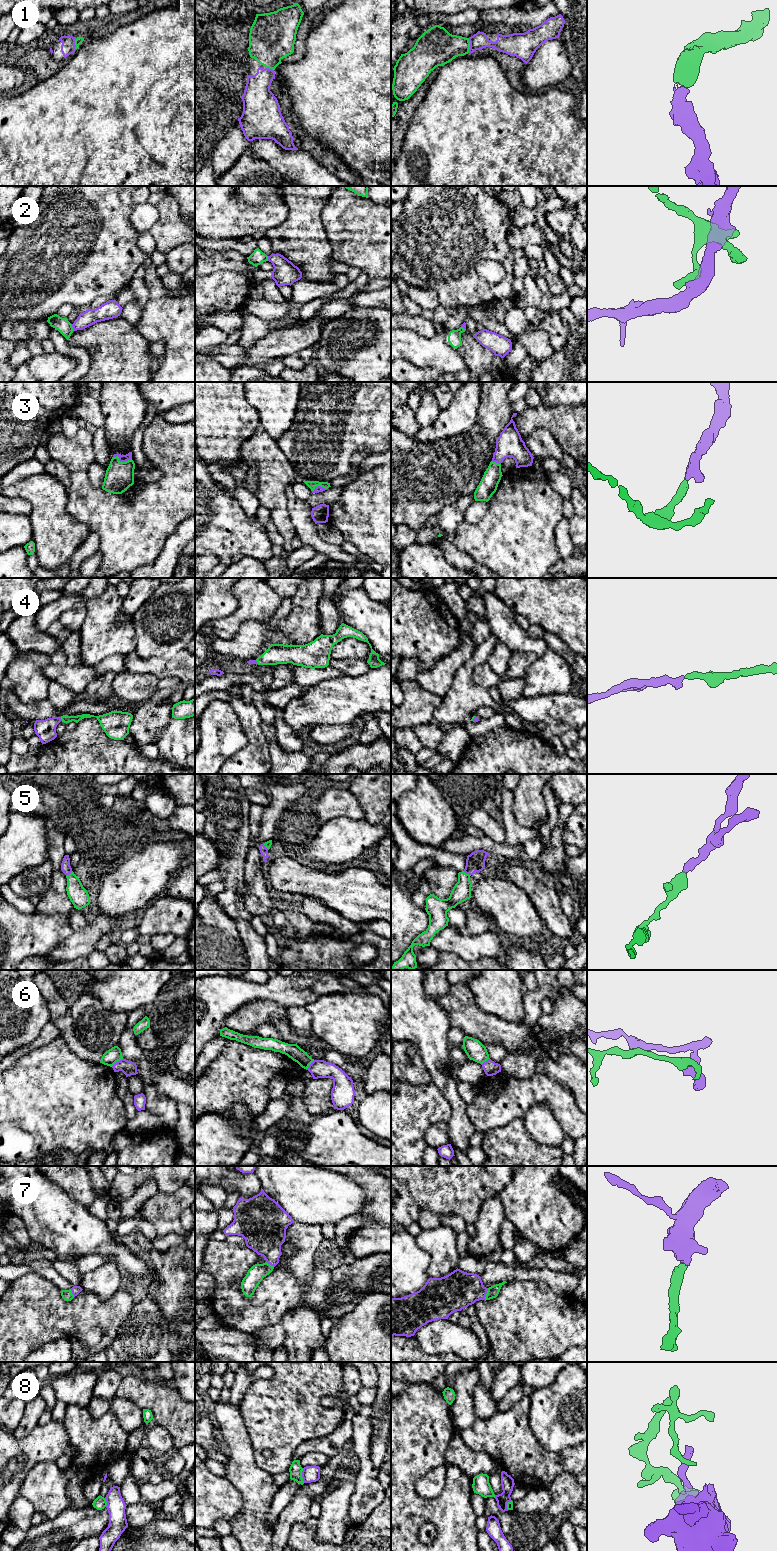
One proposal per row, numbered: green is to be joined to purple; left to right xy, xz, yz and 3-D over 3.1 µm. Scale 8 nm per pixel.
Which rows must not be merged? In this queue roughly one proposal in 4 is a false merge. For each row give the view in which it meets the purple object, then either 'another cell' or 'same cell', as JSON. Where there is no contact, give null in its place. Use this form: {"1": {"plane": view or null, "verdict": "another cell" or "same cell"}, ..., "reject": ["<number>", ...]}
{"1": {"plane": "yz", "verdict": "same cell"}, "2": {"plane": "xy", "verdict": "another cell"}, "3": {"plane": "xy", "verdict": "same cell"}, "4": {"plane": "xy", "verdict": "same cell"}, "5": {"plane": "yz", "verdict": "same cell"}, "6": {"plane": "xy", "verdict": "another cell"}, "7": {"plane": "yz", "verdict": "same cell"}, "8": {"plane": "xz", "verdict": "another cell"}, "reject": ["2", "6", "8"]}

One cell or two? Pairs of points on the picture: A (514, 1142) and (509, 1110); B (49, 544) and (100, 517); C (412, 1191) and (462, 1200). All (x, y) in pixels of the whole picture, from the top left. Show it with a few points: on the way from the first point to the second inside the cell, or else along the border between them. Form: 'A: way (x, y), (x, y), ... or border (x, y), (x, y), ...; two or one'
A: border (522, 1117), (517, 1117), (502, 1126), (489, 1130); two
B: border (66, 511), (84, 523), (90, 531); two
C: way (424, 1191), (450, 1191); one

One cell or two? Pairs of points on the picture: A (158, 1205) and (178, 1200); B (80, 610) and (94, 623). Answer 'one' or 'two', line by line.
A: one
B: two

